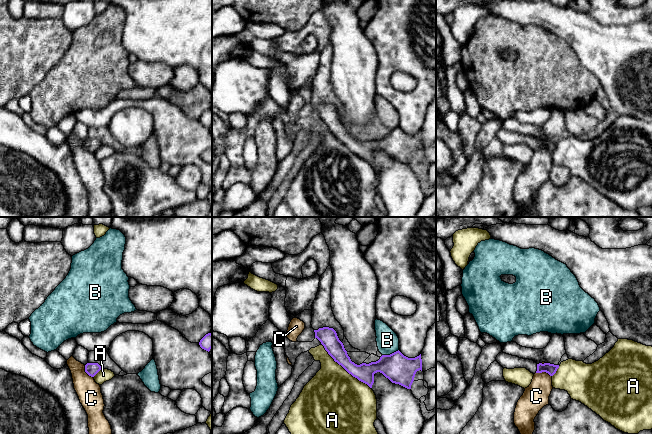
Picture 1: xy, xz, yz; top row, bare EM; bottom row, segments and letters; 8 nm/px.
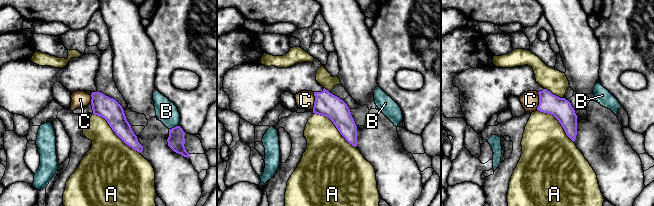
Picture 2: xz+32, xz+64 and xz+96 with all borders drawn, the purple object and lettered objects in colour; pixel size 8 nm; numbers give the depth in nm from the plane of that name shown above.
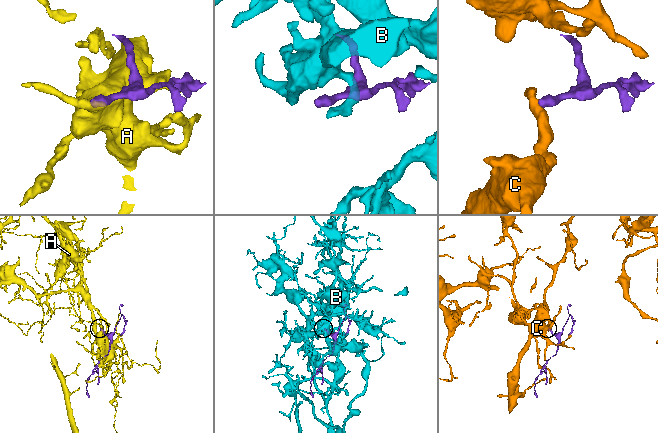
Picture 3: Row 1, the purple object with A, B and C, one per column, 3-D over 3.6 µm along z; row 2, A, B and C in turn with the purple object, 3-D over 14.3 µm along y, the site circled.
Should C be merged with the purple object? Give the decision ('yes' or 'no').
no

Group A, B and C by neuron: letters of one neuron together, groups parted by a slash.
A / B / C

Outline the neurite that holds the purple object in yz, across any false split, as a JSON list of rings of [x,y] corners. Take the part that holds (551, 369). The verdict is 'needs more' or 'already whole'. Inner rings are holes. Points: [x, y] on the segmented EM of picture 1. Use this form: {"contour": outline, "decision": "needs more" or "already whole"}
{"contour": [[[499,353],[496,357],[496,361],[503,367],[507,369],[514,369],[514,368],[526,368],[531,373],[542,373],[546,372],[550,376],[553,376],[559,365],[554,365],[550,363],[539,363],[537,364],[533,360],[519,358],[517,356],[512,356],[506,353]]], "decision": "needs more"}

